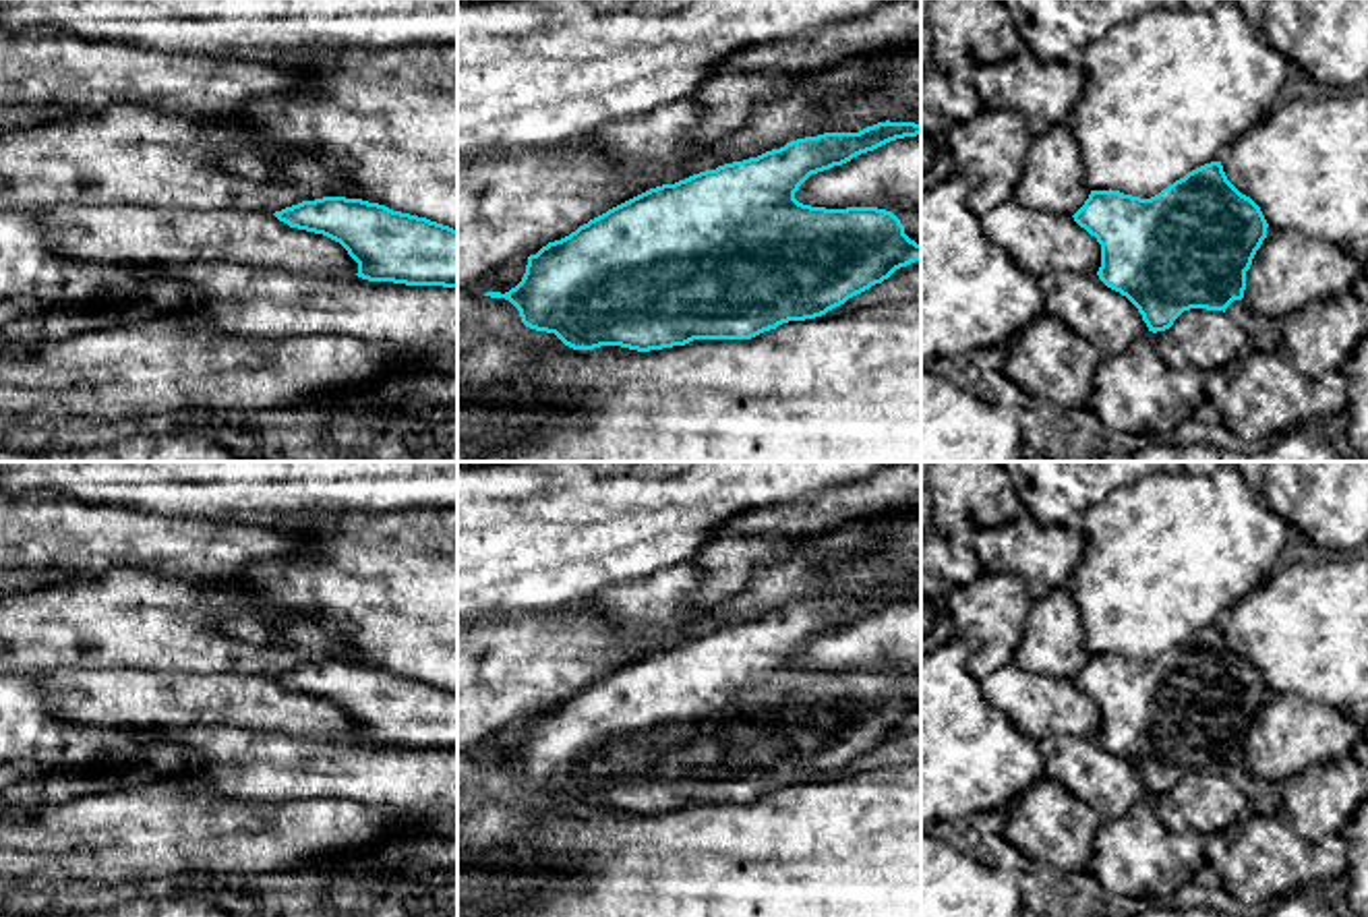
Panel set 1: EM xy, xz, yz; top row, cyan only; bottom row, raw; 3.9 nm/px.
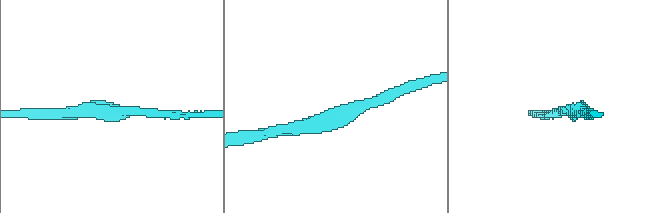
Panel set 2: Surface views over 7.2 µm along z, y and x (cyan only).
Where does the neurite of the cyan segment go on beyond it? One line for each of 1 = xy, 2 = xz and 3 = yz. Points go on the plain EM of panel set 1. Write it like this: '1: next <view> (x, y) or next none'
1: next none
2: next none
3: next none

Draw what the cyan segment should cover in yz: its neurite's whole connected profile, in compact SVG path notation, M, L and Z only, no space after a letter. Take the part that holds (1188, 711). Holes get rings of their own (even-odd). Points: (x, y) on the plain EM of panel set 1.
M1211 625L1188 635L1151 662L1111 652L1091 654L1084 669L1072 681L1101 708L1099 743L1126 760L1153 797L1169 793L1184 774L1207 772L1225 776L1233 764L1242 764L1246 735L1269 691L1260 671L1227 644L1221 625Z

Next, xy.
M346 660L302 664L273 679L290 691L323 698L339 706L358 727L356 739L362 743L457 751L457 693L449 689Z

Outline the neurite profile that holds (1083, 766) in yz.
M1047 735L1039 741L1043 774L1095 809L1103 822L1149 797L1138 772L1097 737Z

